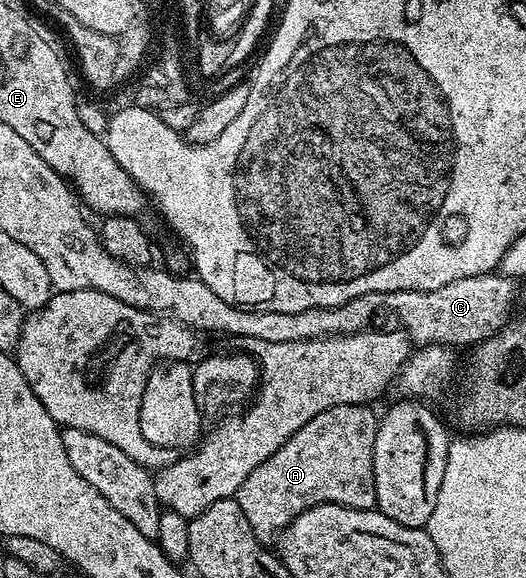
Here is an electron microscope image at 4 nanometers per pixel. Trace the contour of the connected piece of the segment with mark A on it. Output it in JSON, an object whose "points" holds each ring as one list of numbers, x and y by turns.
{"points":[[336,405,316,413,308,425,296,429,268,461,256,465,237,493,246,523,261,543,273,544,296,517,321,503,335,503,361,511,376,504,374,446,379,416,373,406]]}

